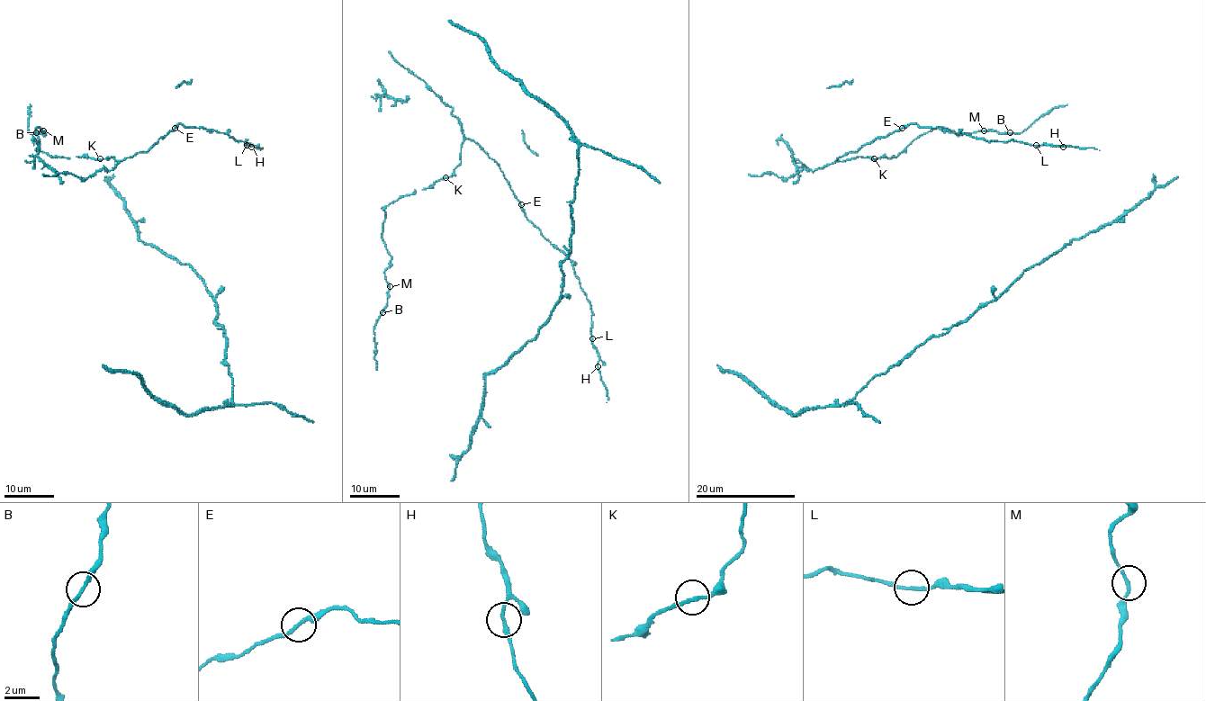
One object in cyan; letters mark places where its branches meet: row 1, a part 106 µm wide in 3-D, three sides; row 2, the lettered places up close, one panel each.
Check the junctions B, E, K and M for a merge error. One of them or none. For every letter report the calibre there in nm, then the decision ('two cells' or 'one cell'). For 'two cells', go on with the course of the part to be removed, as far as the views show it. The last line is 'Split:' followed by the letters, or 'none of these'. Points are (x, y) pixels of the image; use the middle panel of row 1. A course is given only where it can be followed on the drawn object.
B: calibre 200 nm; one cell
E: calibre 200 nm; one cell
K: calibre 190 nm; one cell
M: calibre 200 nm; one cell
Split: none of these

